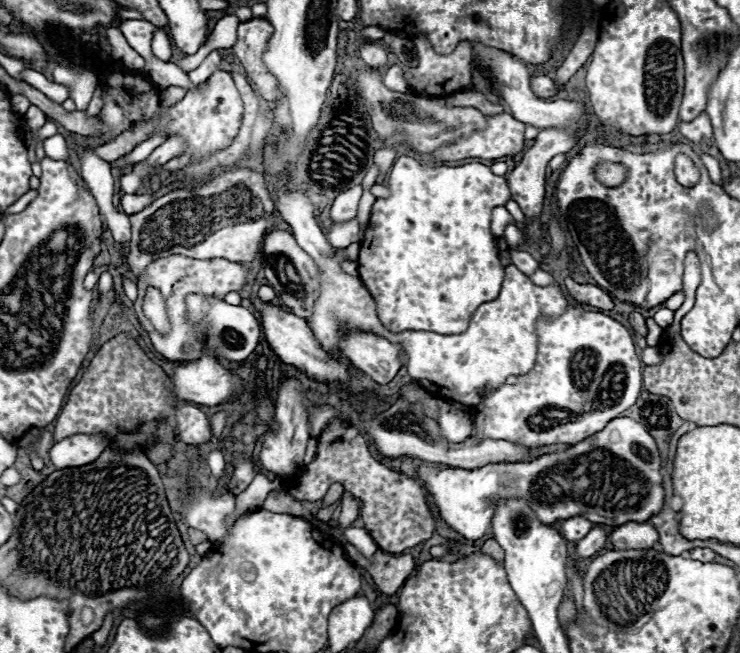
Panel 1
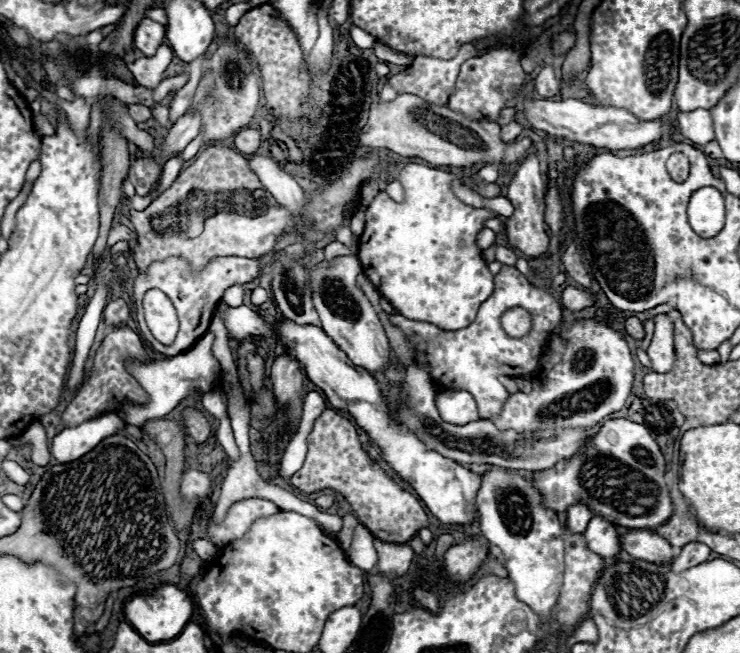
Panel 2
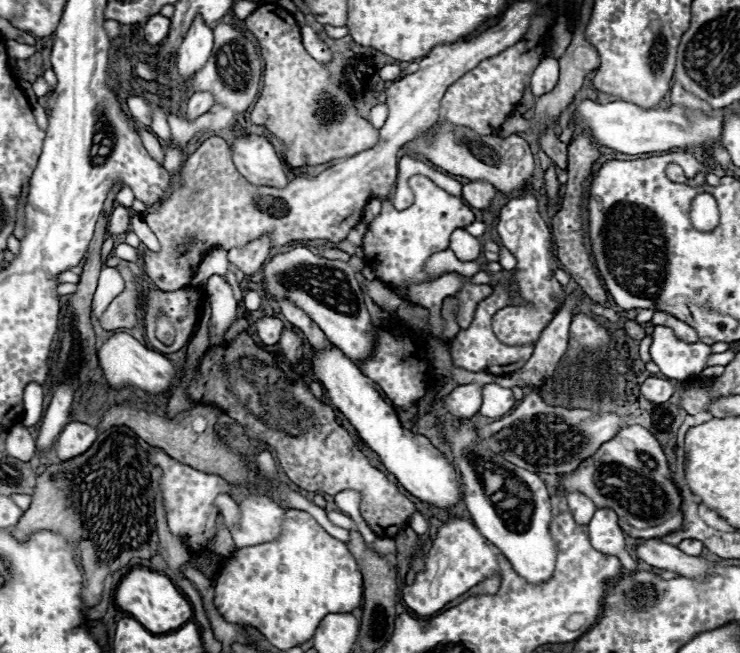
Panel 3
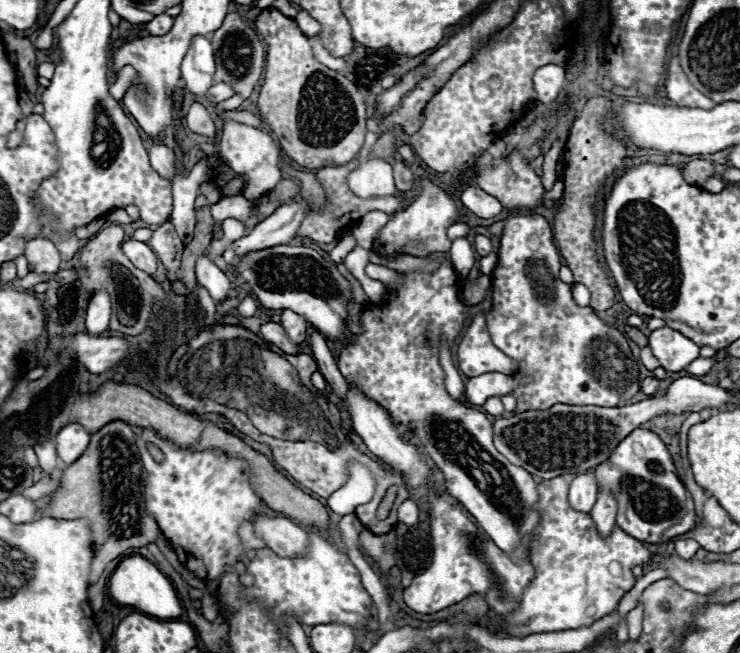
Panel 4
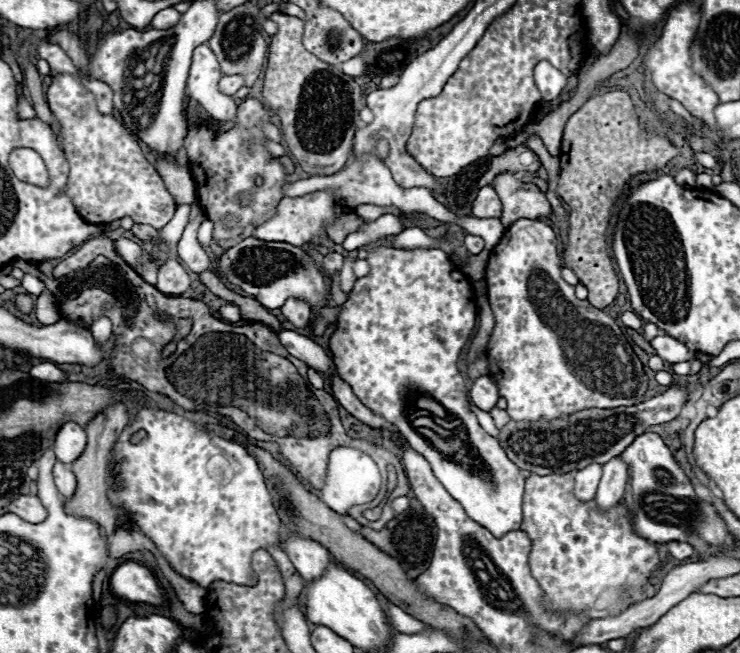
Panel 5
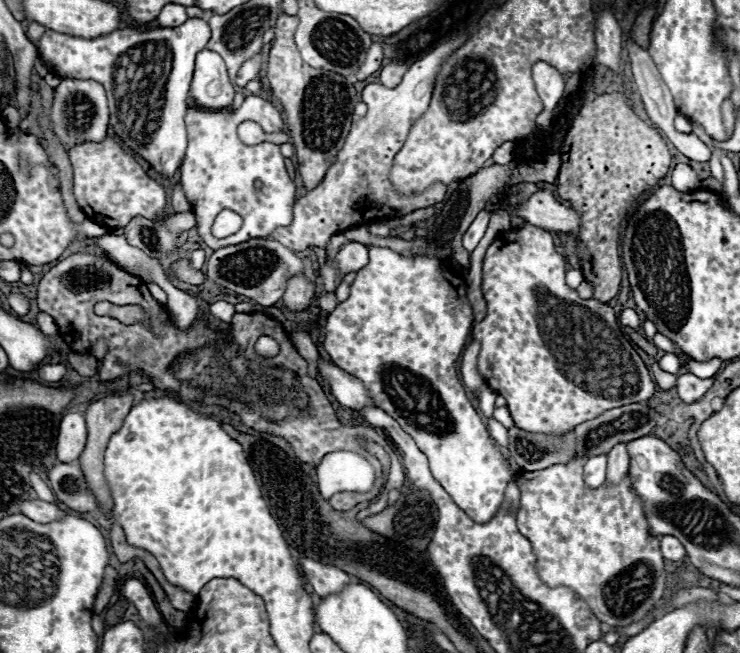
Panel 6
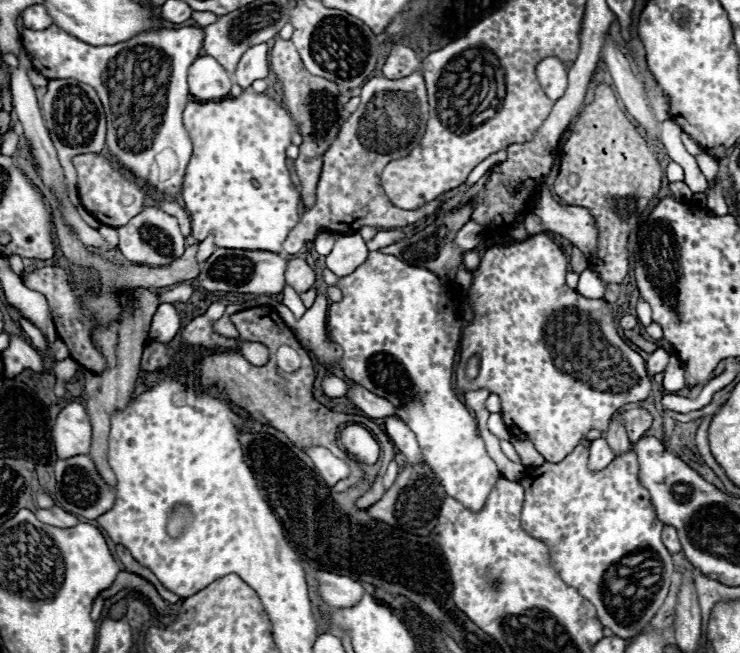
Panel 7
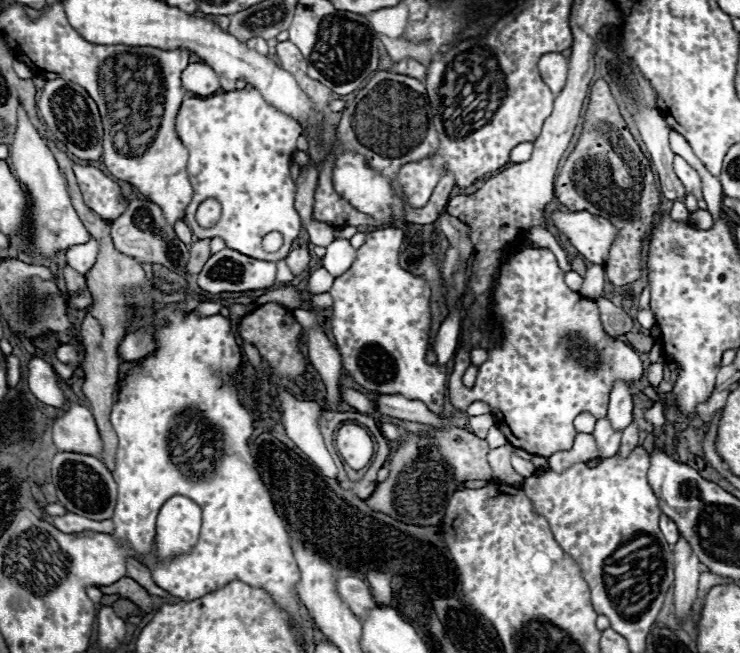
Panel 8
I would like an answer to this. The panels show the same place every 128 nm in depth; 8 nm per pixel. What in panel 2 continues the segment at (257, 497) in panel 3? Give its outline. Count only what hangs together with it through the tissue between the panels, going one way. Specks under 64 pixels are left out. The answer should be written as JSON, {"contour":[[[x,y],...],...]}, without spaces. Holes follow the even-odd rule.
{"contour":[[[246,498],[230,506],[226,516],[220,522],[214,522],[214,518],[208,520],[208,540],[216,544],[228,544],[232,540],[240,540],[244,532],[260,518],[260,516],[272,516],[280,512],[280,508],[264,498]]]}

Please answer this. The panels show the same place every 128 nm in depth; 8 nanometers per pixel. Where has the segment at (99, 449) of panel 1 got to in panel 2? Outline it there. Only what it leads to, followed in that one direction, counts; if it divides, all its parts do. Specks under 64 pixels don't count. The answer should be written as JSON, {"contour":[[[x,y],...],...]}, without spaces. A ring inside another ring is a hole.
{"contour":[[[106,414],[96,420],[84,422],[76,428],[66,428],[62,430],[54,440],[52,440],[52,456],[58,460],[58,464],[66,464],[72,460],[78,460],[80,456],[92,452],[104,438],[120,434],[124,428],[122,418],[116,414]]]}

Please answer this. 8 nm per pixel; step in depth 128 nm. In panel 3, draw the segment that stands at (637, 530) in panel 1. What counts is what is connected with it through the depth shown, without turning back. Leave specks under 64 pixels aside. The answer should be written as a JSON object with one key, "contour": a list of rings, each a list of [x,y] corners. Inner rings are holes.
{"contour":[[[648,538],[640,542],[634,548],[634,554],[636,558],[640,558],[642,562],[654,568],[672,570],[672,572],[678,572],[678,576],[688,576],[688,578],[706,576],[714,566],[714,562],[708,562],[704,558],[692,558],[680,552],[676,546],[662,542],[660,538]]]}

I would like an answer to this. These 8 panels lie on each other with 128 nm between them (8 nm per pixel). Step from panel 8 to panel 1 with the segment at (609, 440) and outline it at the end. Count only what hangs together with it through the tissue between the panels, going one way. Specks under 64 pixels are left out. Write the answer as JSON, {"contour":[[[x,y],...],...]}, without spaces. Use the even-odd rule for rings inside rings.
{"contour":[[[574,516],[574,518],[564,520],[560,532],[562,532],[562,536],[564,536],[568,542],[576,542],[576,540],[584,538],[584,536],[590,532],[592,526],[594,526],[594,524],[588,522],[586,518],[582,518],[582,516]]]}

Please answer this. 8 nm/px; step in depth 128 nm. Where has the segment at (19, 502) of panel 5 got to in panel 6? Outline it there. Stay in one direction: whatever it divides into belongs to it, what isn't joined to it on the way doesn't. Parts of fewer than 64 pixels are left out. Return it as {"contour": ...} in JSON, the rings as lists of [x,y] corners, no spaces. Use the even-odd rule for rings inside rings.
{"contour":[[[24,500],[20,504],[20,512],[24,516],[28,516],[30,520],[36,520],[36,522],[42,522],[42,524],[64,516],[64,512],[56,504],[44,502],[44,500]]]}

